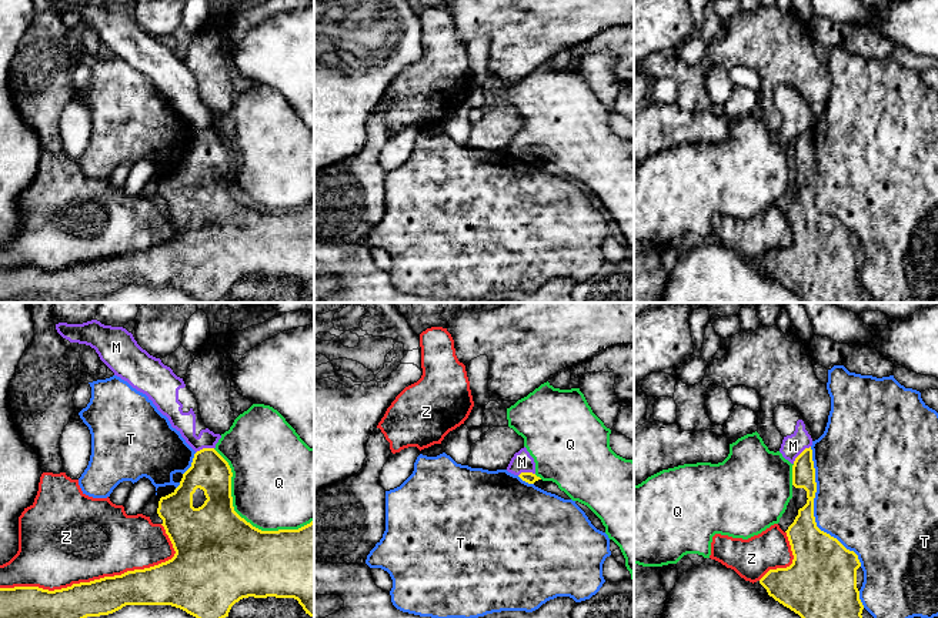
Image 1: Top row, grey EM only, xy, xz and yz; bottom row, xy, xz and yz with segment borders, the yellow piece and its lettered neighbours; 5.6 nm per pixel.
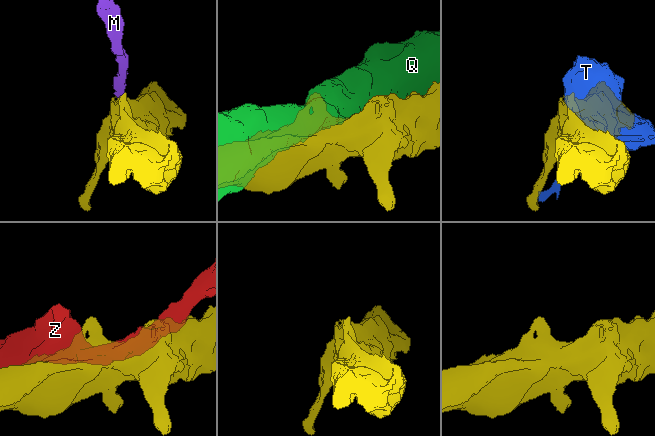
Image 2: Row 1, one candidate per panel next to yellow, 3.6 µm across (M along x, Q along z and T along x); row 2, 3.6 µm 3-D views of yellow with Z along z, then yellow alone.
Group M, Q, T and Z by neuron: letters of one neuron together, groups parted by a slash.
M Q / T / Z

